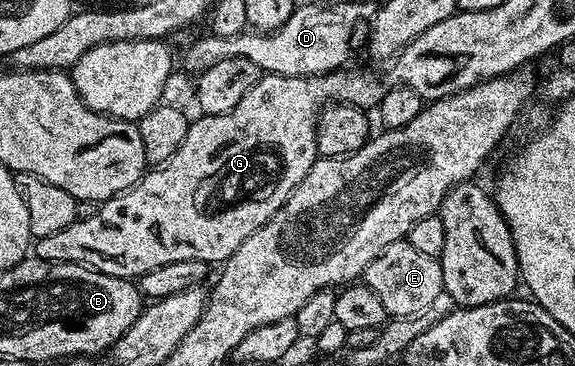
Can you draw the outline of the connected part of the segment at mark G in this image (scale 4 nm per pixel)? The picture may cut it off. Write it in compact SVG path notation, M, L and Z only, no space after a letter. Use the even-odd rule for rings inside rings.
M350 71L323 73L321 77L289 77L288 75L276 75L275 73L265 74L256 83L256 87L252 87L252 91L248 91L248 95L244 95L244 99L240 99L240 103L232 111L212 115L211 117L203 115L191 120L188 135L184 135L184 143L180 143L180 147L173 159L161 167L151 168L134 188L119 193L118 196L111 197L108 201L101 202L96 215L92 215L92 219L76 220L68 227L64 227L64 231L56 231L56 235L44 235L37 238L32 245L33 256L39 261L69 261L71 265L89 265L90 268L100 271L104 275L116 275L127 279L141 279L145 273L152 271L156 267L164 267L168 263L187 261L188 259L196 259L207 263L213 263L213 261L225 263L236 251L236 247L240 247L240 243L244 243L244 239L248 239L248 235L255 233L261 225L269 223L272 215L276 215L279 207L285 205L292 190L297 187L299 181L304 179L304 175L308 175L308 171L318 160L316 127L318 126L318 114L324 103L356 105L363 111L370 111L382 101L387 86L382 85L381 79L376 74L346 72Z

